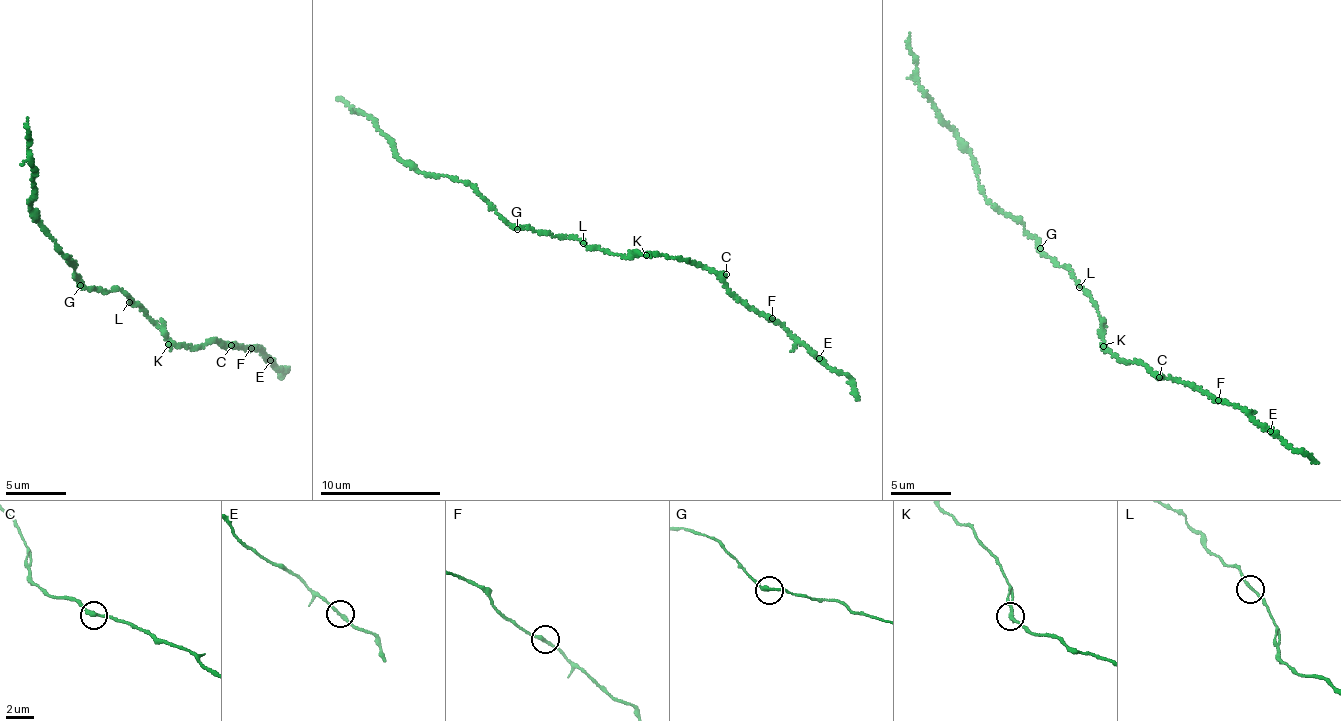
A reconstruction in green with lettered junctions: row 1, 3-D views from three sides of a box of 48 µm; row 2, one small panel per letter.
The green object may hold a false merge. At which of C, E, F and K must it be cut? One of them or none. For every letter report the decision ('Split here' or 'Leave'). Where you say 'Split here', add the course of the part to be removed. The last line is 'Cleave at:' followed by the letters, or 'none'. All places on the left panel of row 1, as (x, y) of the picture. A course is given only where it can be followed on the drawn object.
C: Leave
E: Leave
F: Leave
K: Split here. Course of the part to remove: (167, 345), (167, 333), (120, 290), (83, 285), (41, 224), (30, 202), (35, 174), (27, 118)
Cleave at: K

